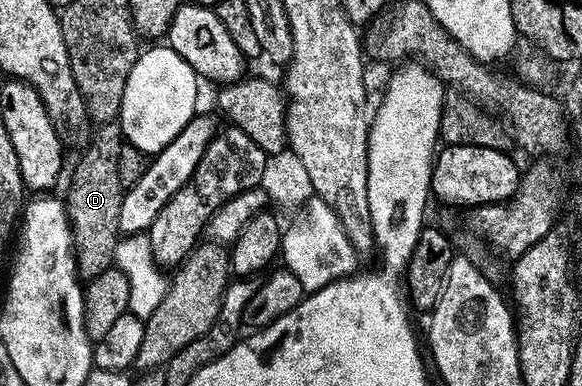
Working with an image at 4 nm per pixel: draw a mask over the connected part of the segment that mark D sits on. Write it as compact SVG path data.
M121 123L100 124L93 129L94 137L74 168L70 193L64 196L70 232L74 236L74 259L78 261L78 275L93 278L115 267L114 255L120 239L120 202L124 191L120 182L118 159L124 147Z

